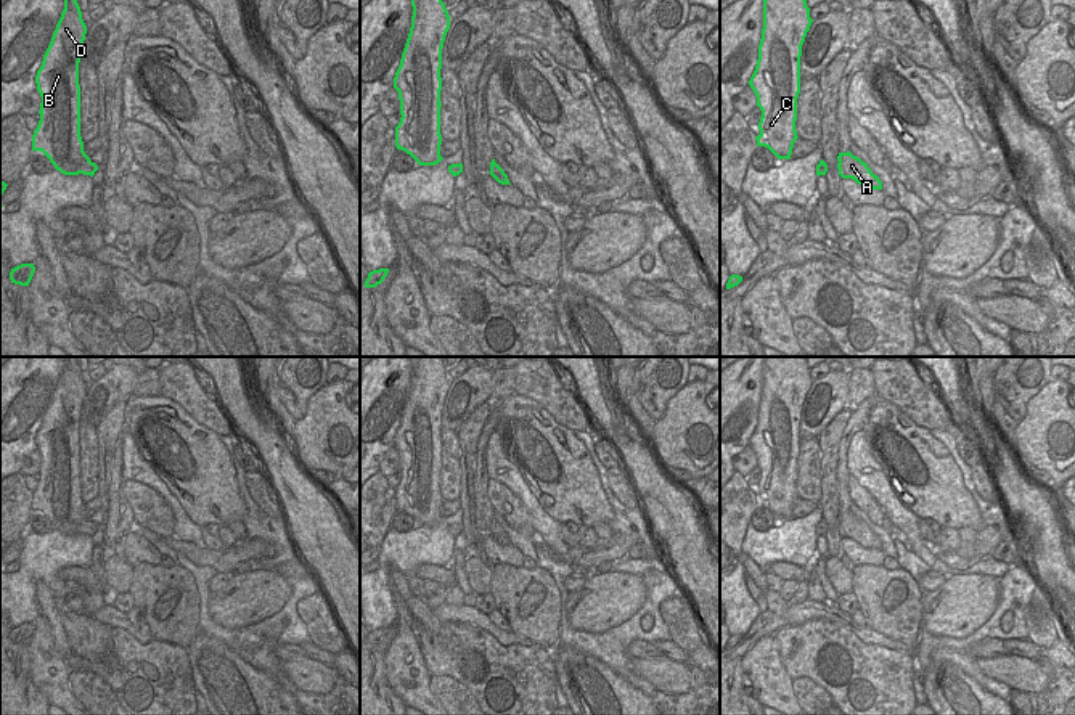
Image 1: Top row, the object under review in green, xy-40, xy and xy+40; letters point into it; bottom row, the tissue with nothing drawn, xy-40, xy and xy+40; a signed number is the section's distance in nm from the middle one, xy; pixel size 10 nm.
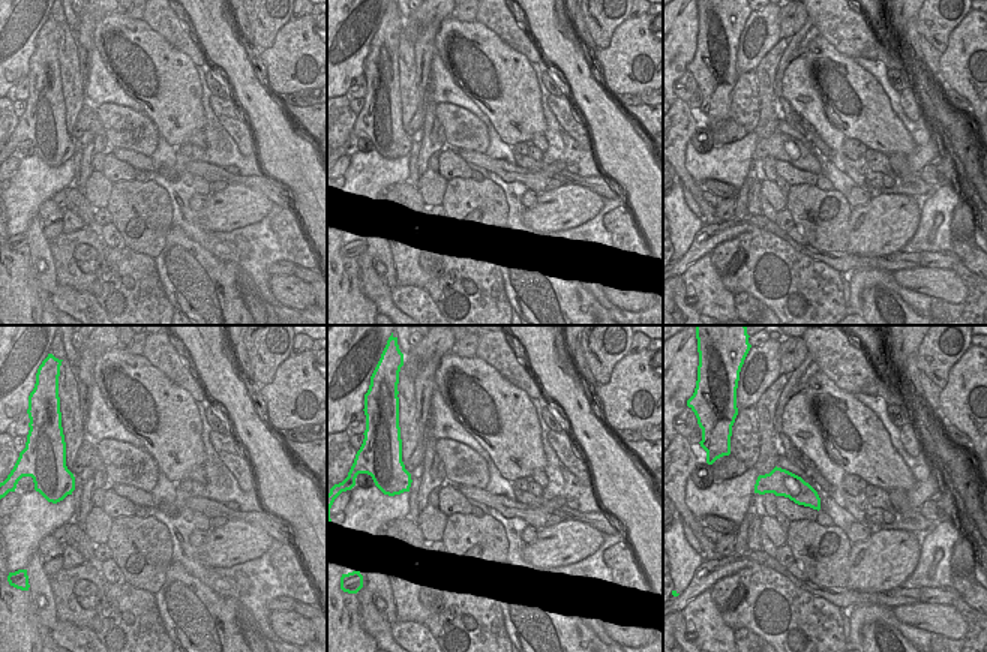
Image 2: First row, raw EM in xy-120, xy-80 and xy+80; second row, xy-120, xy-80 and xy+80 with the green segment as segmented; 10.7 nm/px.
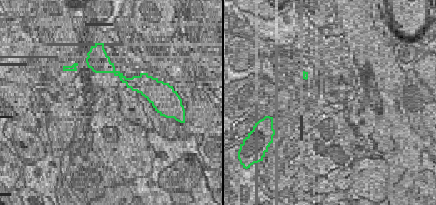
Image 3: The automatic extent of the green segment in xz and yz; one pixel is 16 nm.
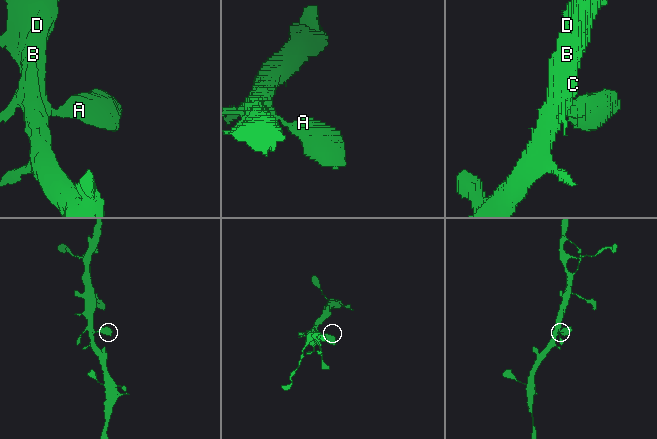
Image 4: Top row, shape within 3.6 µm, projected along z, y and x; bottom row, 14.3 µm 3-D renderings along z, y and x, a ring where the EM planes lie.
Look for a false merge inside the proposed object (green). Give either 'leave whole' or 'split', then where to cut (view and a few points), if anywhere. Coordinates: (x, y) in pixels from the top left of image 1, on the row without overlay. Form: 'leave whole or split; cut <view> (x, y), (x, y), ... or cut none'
leave whole; cut none

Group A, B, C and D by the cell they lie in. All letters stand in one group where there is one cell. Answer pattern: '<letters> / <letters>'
A B C D

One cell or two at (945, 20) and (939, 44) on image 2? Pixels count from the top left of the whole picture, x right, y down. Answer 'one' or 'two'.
one

